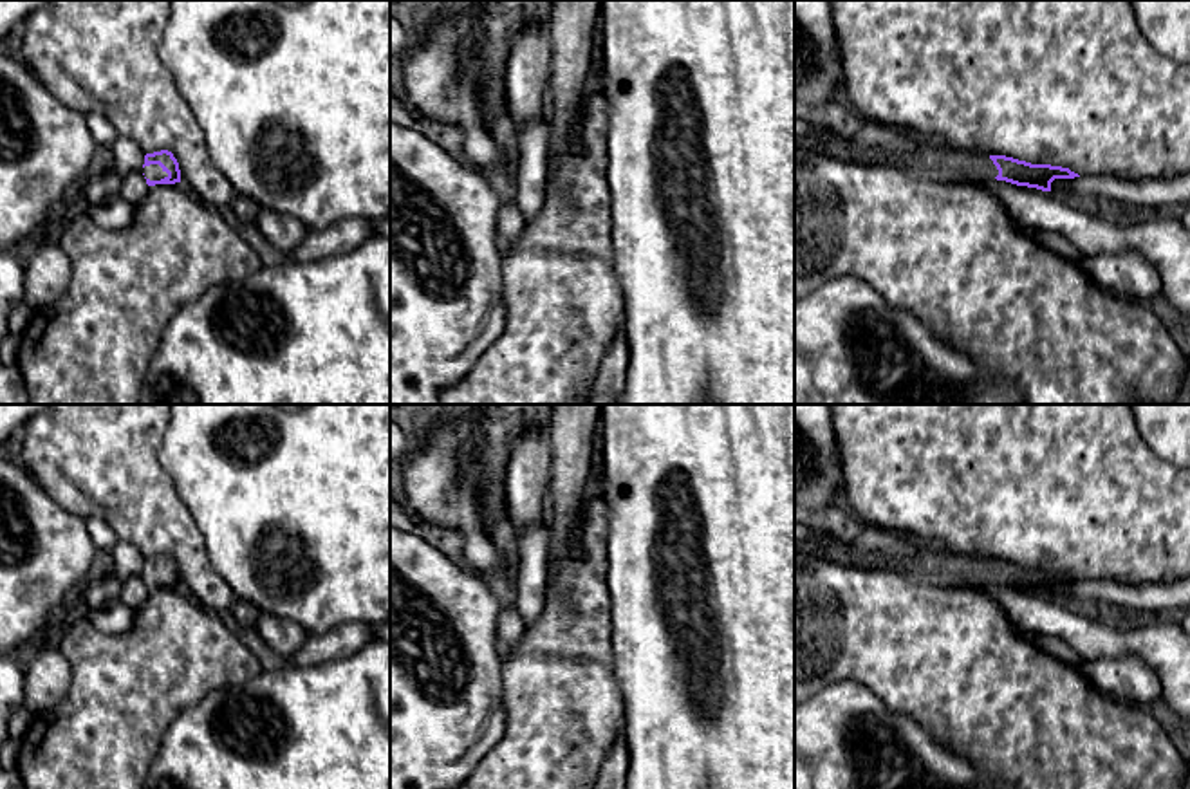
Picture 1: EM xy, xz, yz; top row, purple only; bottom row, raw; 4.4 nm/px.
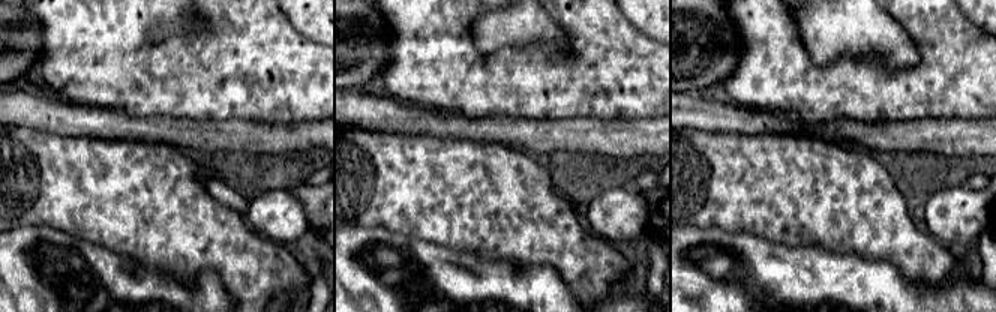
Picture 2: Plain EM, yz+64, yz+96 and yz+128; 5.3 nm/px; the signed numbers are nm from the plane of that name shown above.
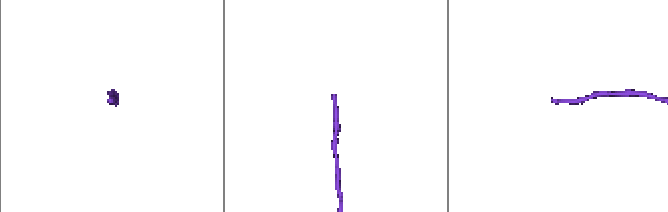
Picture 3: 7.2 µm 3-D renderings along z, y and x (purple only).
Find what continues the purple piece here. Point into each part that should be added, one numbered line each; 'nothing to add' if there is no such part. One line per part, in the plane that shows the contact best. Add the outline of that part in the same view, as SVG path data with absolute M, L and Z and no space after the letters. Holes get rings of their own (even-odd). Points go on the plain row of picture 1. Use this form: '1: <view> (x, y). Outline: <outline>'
1: xy (154, 576). Outline: M159 569L144 571L144 572L141 572L141 576L150 585L161 585L161 583L168 581L168 578Z

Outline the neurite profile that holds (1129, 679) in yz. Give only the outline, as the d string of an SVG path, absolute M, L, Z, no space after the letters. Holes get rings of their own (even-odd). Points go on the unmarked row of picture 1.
M1138 655L1098 657L1085 661L1080 672L1103 693L1130 706L1148 708L1163 699L1159 675Z

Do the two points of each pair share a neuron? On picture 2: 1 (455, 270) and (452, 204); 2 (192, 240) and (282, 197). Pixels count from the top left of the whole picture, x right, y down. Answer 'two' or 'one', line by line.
1: two
2: two

